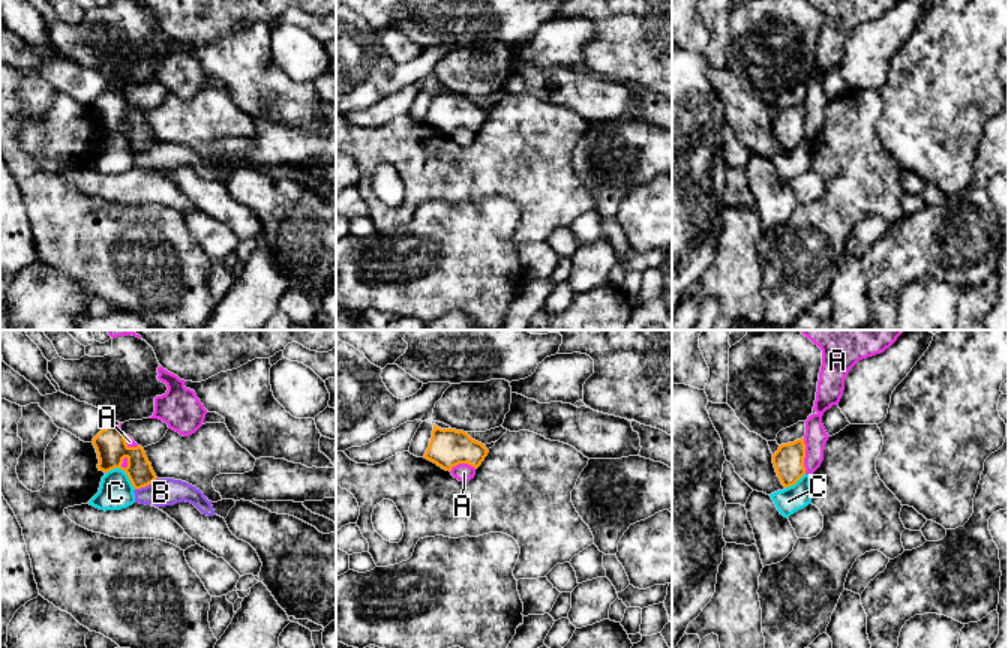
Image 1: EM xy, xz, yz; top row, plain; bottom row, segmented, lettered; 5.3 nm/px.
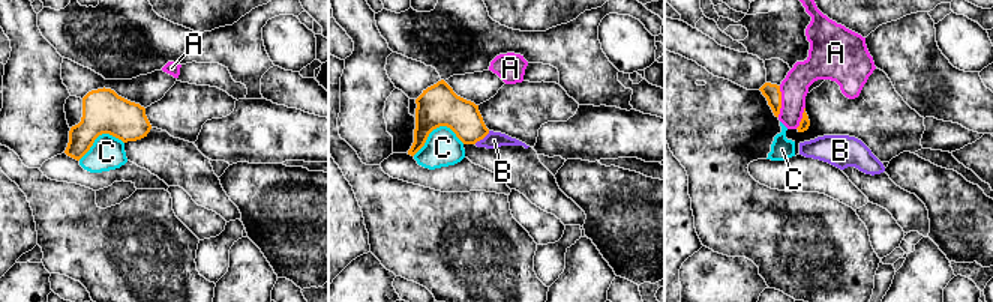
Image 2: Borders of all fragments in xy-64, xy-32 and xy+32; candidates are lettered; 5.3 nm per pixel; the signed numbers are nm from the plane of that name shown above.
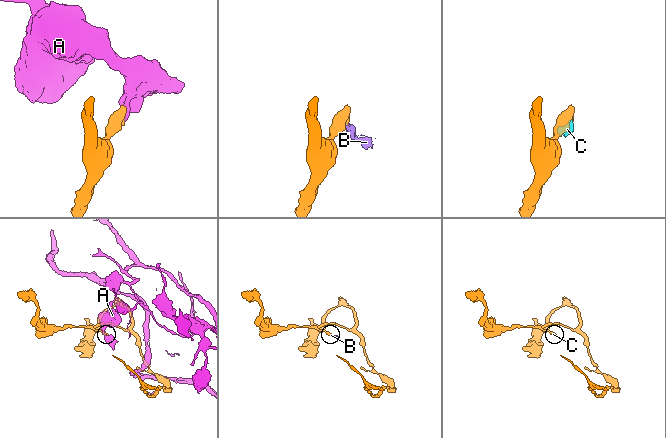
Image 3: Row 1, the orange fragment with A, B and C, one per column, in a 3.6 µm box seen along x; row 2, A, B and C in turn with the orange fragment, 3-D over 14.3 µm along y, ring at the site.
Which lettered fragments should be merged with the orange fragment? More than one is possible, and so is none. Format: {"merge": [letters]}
{"merge": []}

